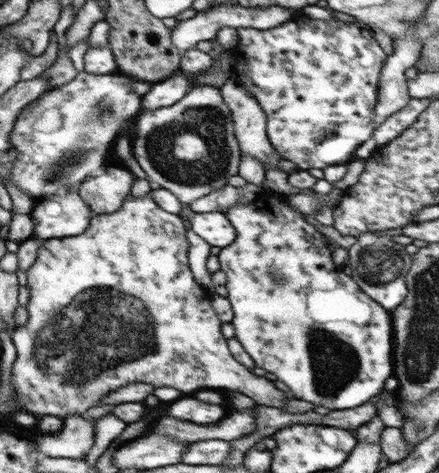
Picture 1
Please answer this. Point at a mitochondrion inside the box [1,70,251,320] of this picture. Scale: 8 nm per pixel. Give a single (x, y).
(210, 123)

